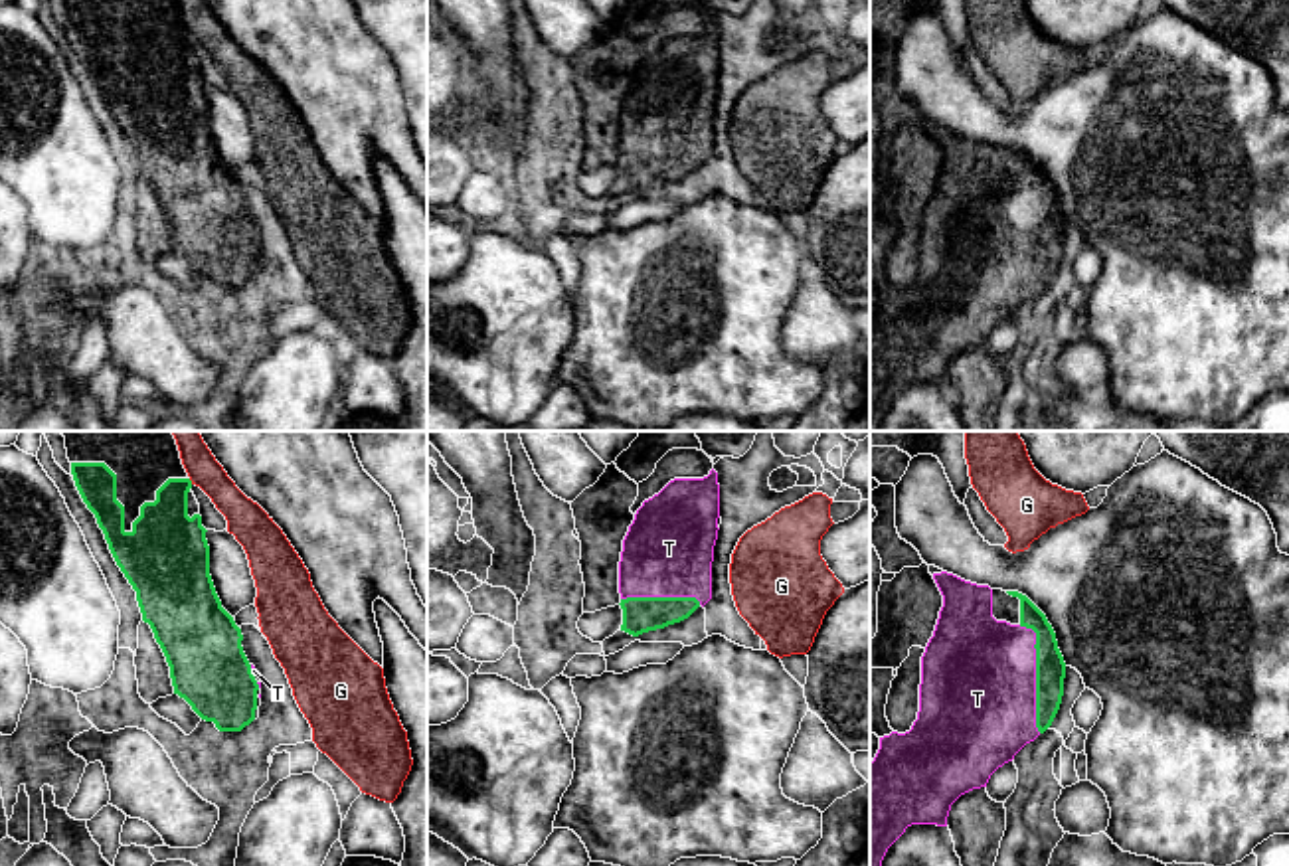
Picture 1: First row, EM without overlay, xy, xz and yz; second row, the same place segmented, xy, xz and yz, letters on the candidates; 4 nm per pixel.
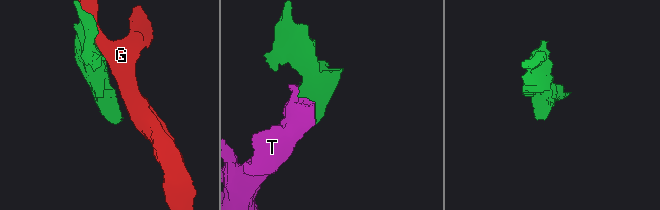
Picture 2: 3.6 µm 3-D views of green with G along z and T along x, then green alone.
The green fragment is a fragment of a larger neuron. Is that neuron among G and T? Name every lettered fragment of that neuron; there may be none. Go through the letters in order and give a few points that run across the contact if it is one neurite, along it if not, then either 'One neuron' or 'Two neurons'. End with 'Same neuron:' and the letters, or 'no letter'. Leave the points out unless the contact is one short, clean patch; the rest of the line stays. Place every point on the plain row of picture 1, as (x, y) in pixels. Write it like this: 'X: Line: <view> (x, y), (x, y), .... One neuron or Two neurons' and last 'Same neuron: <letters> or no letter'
G: Two neurons
T: One neuron
Same neuron: T

